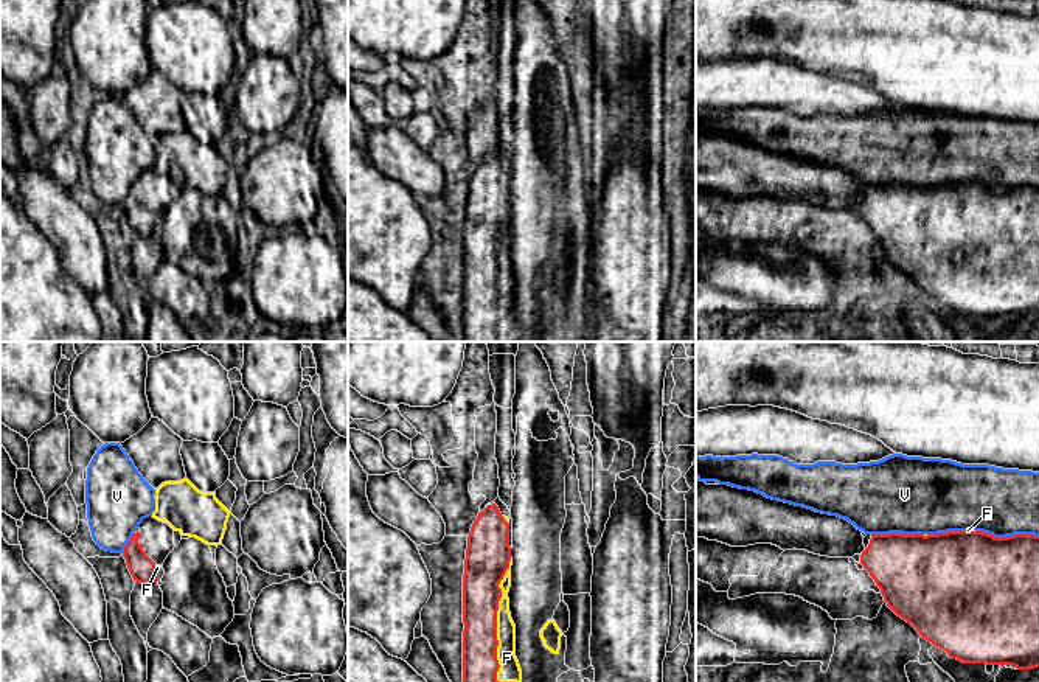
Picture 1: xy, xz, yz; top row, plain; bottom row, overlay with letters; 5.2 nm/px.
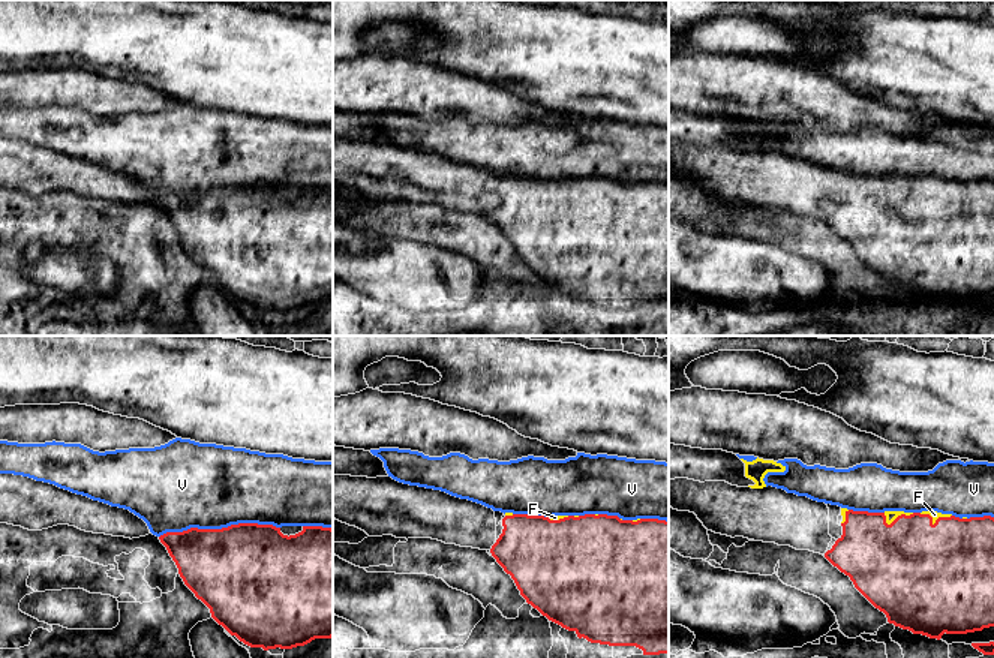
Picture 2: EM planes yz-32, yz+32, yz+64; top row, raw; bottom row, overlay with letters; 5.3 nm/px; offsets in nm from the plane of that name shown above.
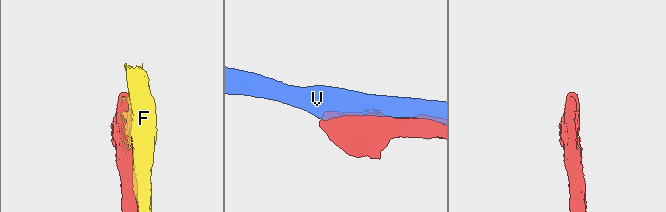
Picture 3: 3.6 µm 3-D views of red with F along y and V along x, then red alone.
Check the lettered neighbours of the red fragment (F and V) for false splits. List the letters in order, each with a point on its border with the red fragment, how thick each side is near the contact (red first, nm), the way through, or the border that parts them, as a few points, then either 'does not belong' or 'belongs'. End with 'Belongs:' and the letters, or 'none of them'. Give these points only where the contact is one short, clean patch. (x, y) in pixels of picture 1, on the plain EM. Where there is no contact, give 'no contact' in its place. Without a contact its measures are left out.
F: xz (496, 283) | 190/110 nm | does not belong
V: yz (1007, 188) | 460/360 nm | does not belong
Belongs: none of them

